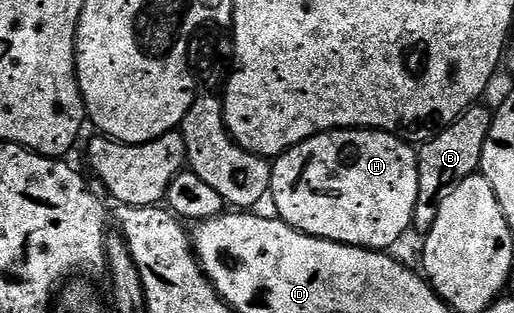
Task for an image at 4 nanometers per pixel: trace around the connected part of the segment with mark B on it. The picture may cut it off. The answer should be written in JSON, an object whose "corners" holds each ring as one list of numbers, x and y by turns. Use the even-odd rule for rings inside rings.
{"corners":[[473,105,442,131,437,131,418,151,418,201,414,205,412,227,427,233,438,221,438,209,442,201,466,177,477,174,482,161,482,149,490,133,493,112,481,105]]}

